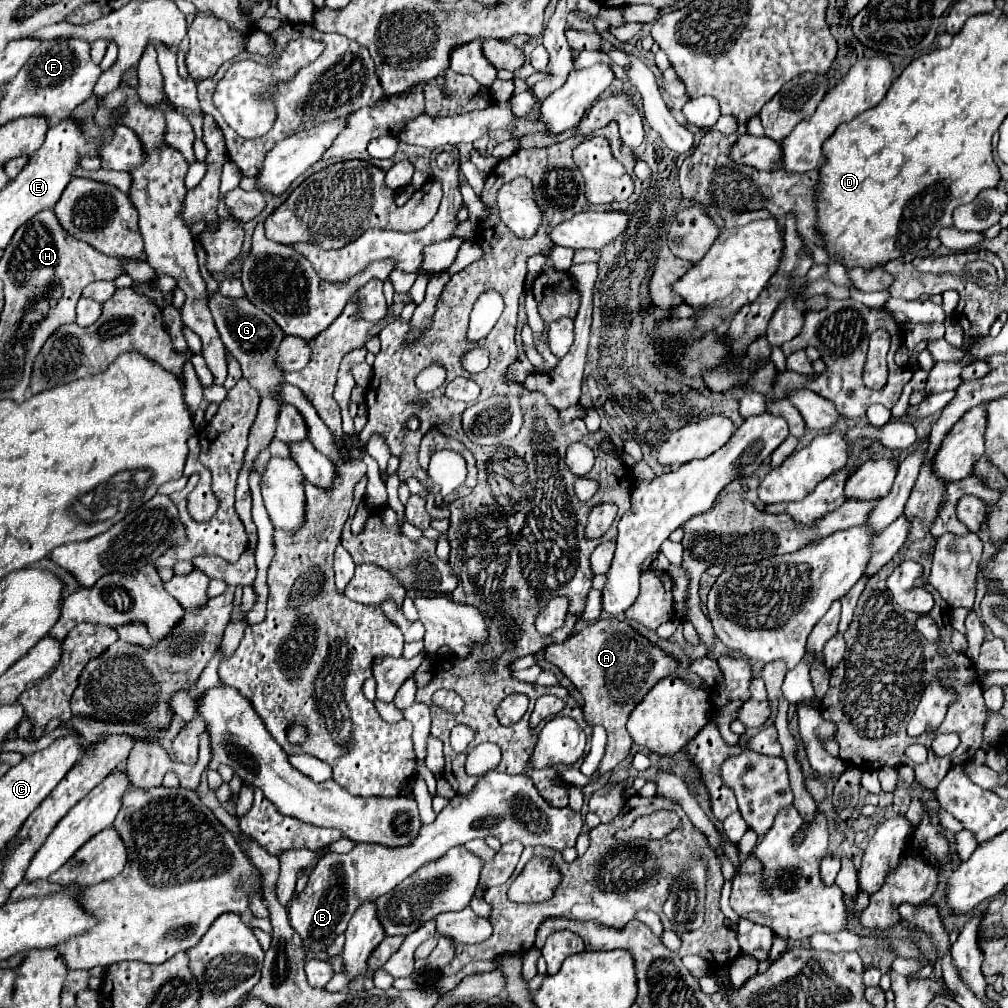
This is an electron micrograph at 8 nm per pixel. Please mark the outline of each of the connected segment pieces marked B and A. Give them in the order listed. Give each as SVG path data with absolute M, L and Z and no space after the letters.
M488 772L470 793L452 798L432 824L420 828L412 842L400 848L360 842L348 854L326 854L312 870L306 888L290 902L288 920L292 930L302 938L306 952L322 952L334 942L336 934L346 930L350 916L358 904L362 904L362 900L378 898L390 892L422 864L436 860L436 856L442 856L452 846L462 846L472 838L494 836L502 844L520 840L524 846L546 846L554 852L564 852L576 844L580 828L580 812L574 812L568 806L548 806L528 776Z
M616 618L596 620L588 628L572 634L566 642L550 644L544 650L544 660L554 664L582 694L582 712L586 724L600 724L608 732L606 754L598 766L600 774L614 770L630 754L632 738L626 730L630 712L642 702L642 698L650 692L650 688L654 688L654 684L658 684L664 676L674 674L680 666L674 656L654 646L628 622Z

